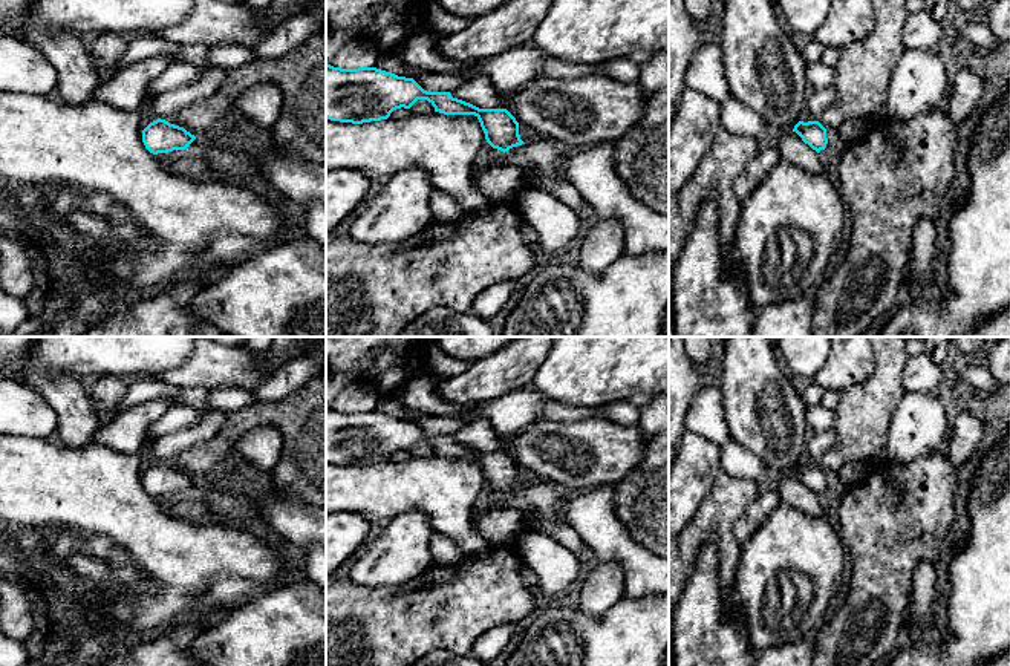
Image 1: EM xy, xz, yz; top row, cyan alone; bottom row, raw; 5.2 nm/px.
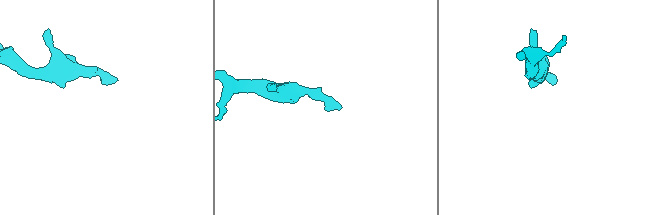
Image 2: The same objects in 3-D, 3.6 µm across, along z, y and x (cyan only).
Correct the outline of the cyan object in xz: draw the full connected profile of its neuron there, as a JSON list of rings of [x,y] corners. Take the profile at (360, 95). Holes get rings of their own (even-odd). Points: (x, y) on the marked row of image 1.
[[[326,64],[326,118],[363,124],[387,119],[396,109],[427,100],[444,115],[474,115],[487,142],[500,152],[525,144],[519,122],[507,109],[479,109],[450,92],[427,92],[413,78],[376,67],[341,69]]]

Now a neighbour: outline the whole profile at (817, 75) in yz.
[[[817,61],[806,66],[805,78],[808,81],[808,86],[817,90],[832,86],[836,75],[832,67],[828,67],[822,61]]]

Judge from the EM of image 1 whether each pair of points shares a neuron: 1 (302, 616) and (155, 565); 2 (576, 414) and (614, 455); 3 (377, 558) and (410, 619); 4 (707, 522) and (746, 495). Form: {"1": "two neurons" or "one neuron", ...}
{"1": "two neurons", "2": "two neurons", "3": "two neurons", "4": "one neuron"}

